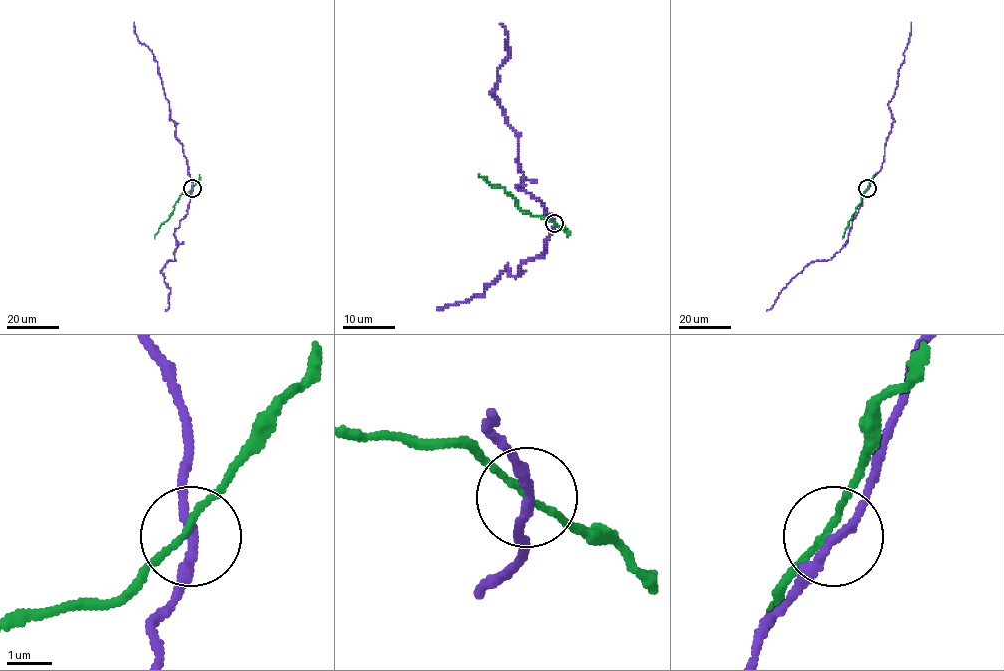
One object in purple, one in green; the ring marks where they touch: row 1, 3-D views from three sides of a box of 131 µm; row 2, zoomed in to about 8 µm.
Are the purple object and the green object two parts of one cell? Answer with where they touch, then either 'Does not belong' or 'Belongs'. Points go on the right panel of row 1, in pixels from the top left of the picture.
Place: (867, 188). Belongs

